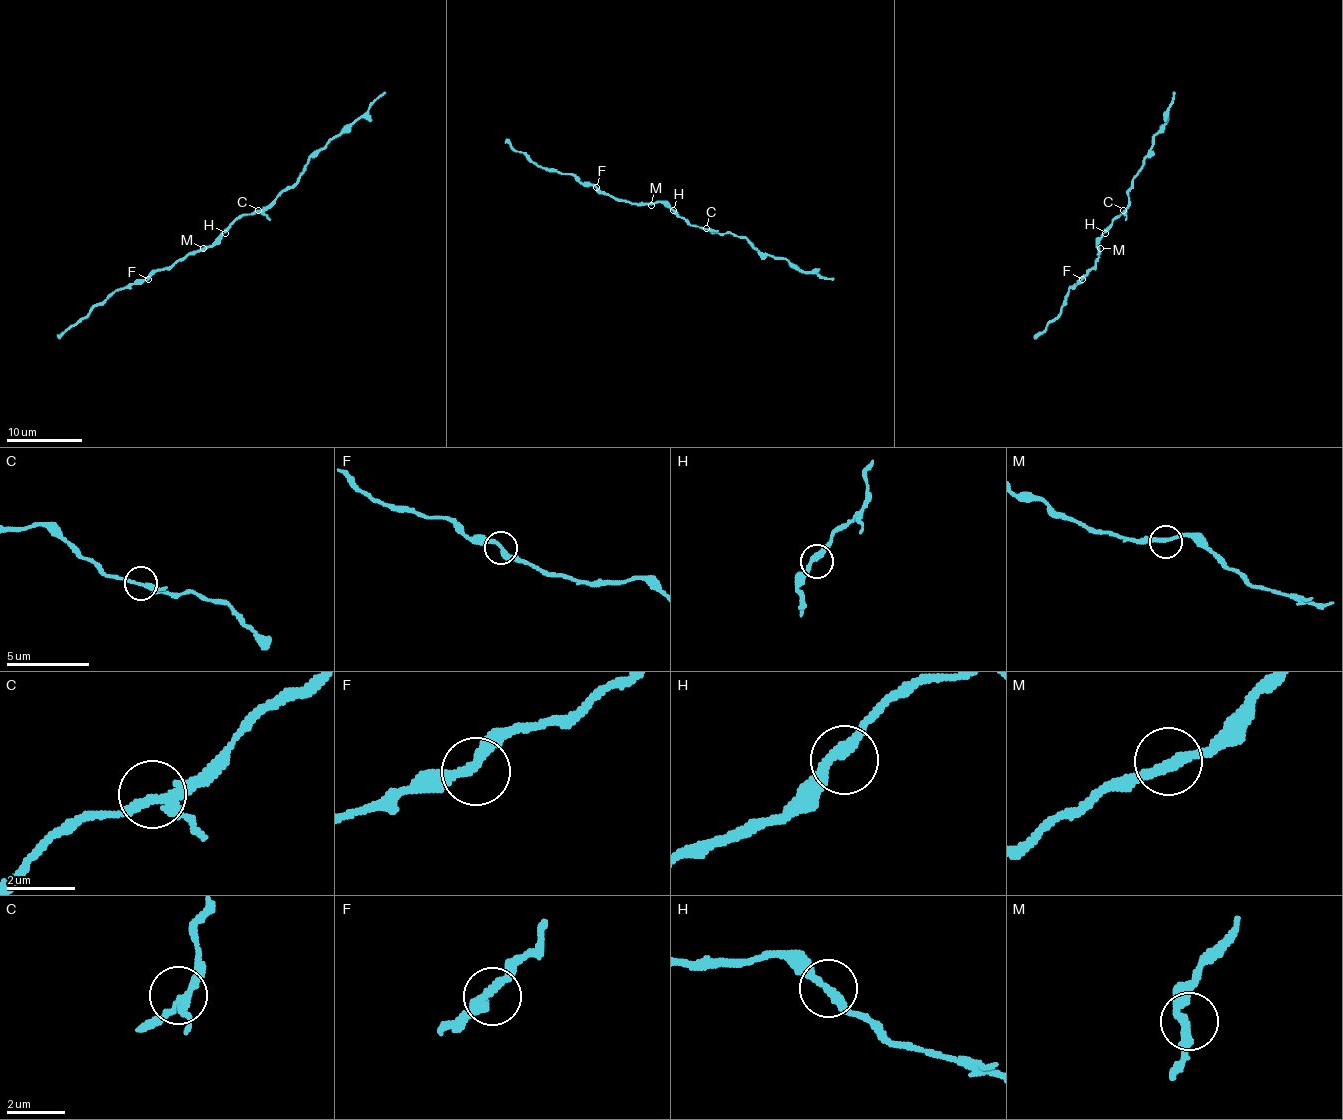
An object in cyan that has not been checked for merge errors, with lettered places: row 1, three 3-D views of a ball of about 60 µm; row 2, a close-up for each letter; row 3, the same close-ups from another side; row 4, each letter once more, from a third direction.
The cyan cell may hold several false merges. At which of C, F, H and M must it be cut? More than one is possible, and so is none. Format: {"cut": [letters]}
{"cut": []}

